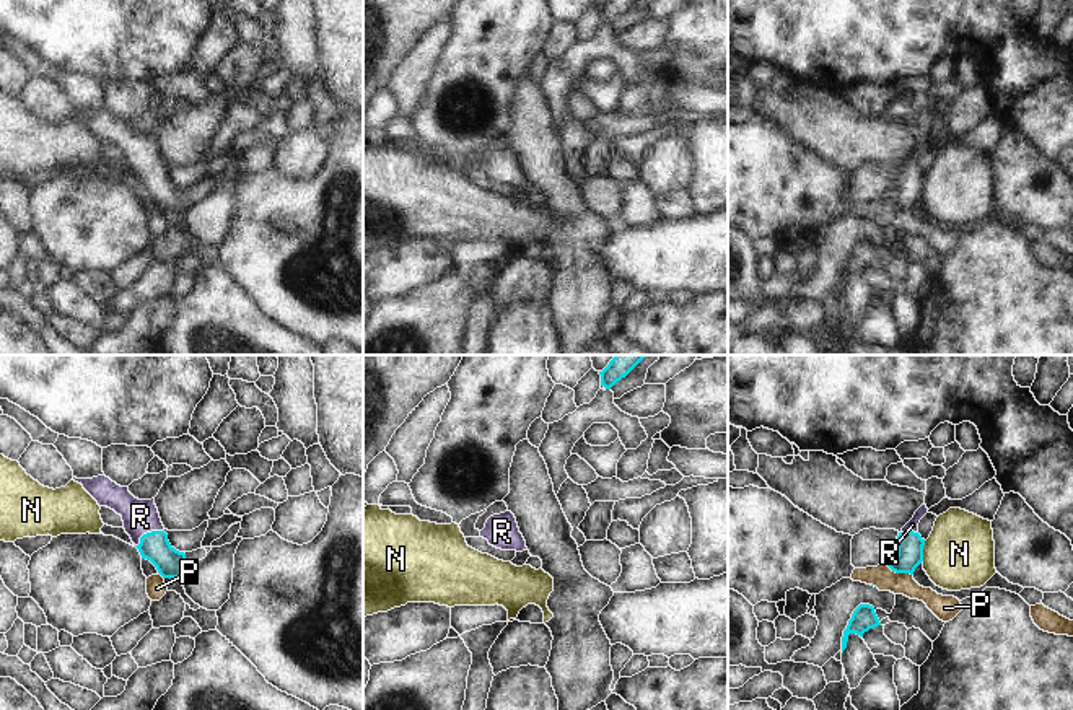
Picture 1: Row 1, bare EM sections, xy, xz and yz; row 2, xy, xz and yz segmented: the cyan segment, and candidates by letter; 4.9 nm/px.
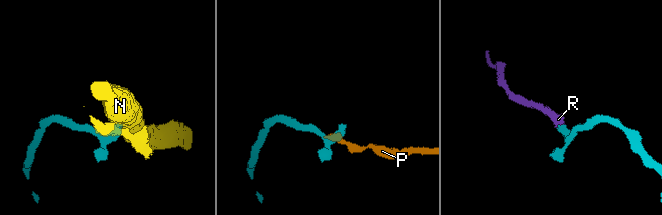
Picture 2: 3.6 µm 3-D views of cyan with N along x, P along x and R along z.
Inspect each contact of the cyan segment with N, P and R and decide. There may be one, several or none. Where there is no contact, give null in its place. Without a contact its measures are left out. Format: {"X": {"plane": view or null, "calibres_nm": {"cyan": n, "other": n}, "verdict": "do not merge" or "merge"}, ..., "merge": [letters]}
{"N": {"plane": "yz", "calibres_nm": {"cyan": 130, "other": 360}, "verdict": "do not merge"}, "P": {"plane": "yz", "calibres_nm": {"cyan": 130, "other": 120}, "verdict": "do not merge"}, "R": {"plane": "xy", "calibres_nm": {"cyan": 150, "other": 170}, "verdict": "merge"}, "merge": ["R"]}

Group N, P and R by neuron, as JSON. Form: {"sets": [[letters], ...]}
{"sets": [["N"], ["P"], ["R"]]}

